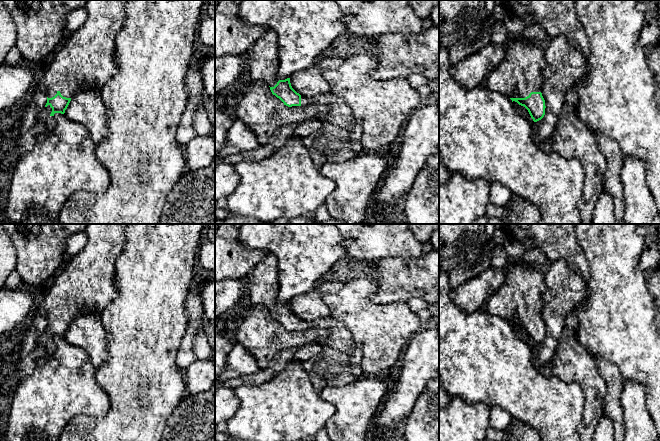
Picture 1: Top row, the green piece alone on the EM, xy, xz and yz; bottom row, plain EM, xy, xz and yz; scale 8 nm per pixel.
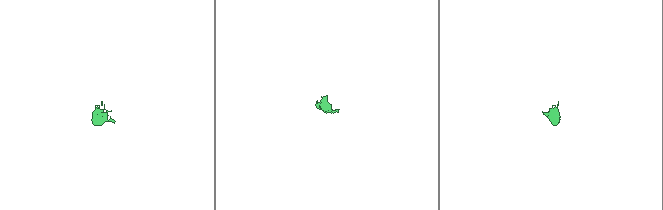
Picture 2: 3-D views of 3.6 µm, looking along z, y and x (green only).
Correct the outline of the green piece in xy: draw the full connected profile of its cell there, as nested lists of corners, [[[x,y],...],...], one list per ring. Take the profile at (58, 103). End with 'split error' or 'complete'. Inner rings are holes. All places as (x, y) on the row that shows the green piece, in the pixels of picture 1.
[[[87,0],[85,23],[64,40],[54,61],[47,66],[36,92],[45,92],[47,103],[38,119],[45,125],[46,118],[55,113],[64,114],[73,95],[82,87],[101,91],[102,87],[118,72],[115,58],[115,39],[126,21],[129,0]]]; split error

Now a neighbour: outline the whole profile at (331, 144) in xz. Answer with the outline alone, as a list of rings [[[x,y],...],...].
[[[326,121],[322,122],[321,129],[302,138],[302,144],[318,169],[324,164],[346,162],[359,155],[352,150],[351,133]]]

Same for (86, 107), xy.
[[[82,86],[71,98],[64,114],[83,125],[96,143],[108,136],[106,108],[99,91]]]

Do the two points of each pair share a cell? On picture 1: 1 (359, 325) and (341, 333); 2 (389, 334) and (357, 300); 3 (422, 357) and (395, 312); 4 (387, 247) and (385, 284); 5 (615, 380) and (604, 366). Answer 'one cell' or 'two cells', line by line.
1: two cells
2: one cell
3: two cells
4: two cells
5: one cell

